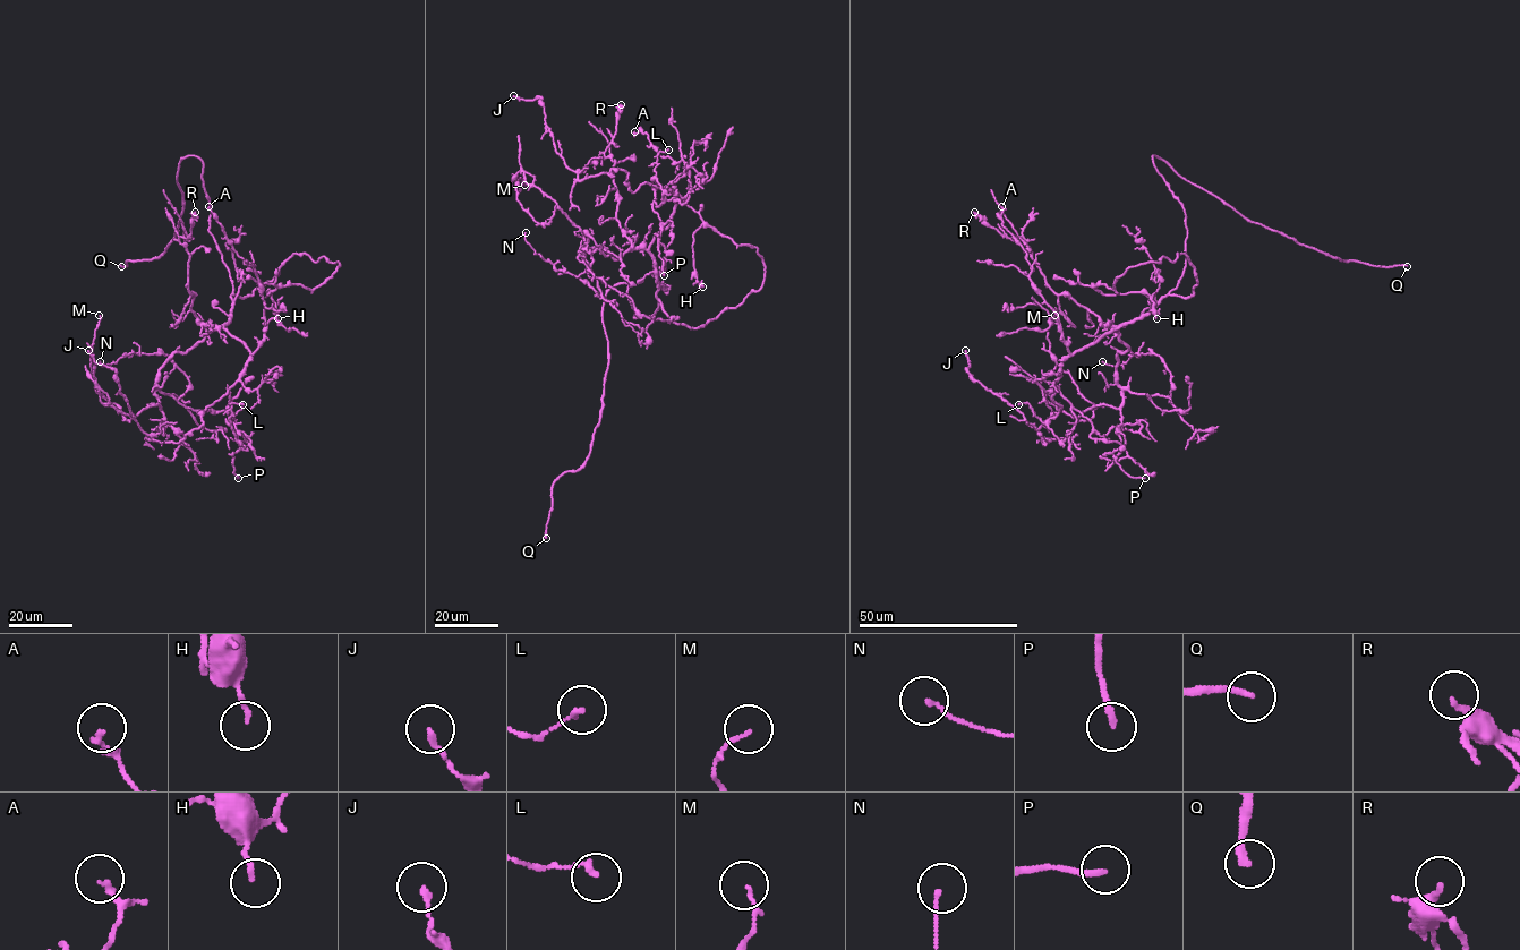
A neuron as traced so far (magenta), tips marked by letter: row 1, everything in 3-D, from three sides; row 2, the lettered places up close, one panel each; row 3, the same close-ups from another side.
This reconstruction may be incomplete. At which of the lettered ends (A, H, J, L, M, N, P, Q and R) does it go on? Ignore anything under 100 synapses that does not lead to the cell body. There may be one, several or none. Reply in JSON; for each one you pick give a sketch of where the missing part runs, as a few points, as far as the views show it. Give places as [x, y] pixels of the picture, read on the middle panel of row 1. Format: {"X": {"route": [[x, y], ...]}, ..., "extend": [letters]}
{"Q": {"route": [[546, 538], [545, 557], [529, 583], [515, 593]]}, "extend": ["Q"]}

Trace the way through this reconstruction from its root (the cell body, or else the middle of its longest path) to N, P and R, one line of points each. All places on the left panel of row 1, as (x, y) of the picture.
N: (232, 281), (230, 319), (159, 369), (155, 386), (180, 398), (189, 379), (164, 353), (100, 361)
P: (232, 281), (224, 328), (250, 353), (227, 408), (247, 439), (232, 454), (238, 478)
R: (232, 281), (230, 319), (206, 333), (191, 309), (189, 255), (178, 238), (191, 233), (195, 212)

